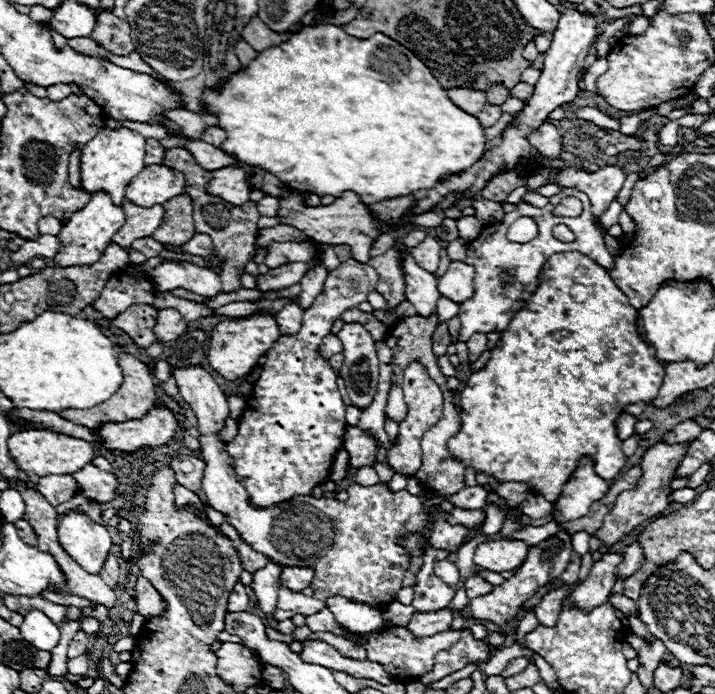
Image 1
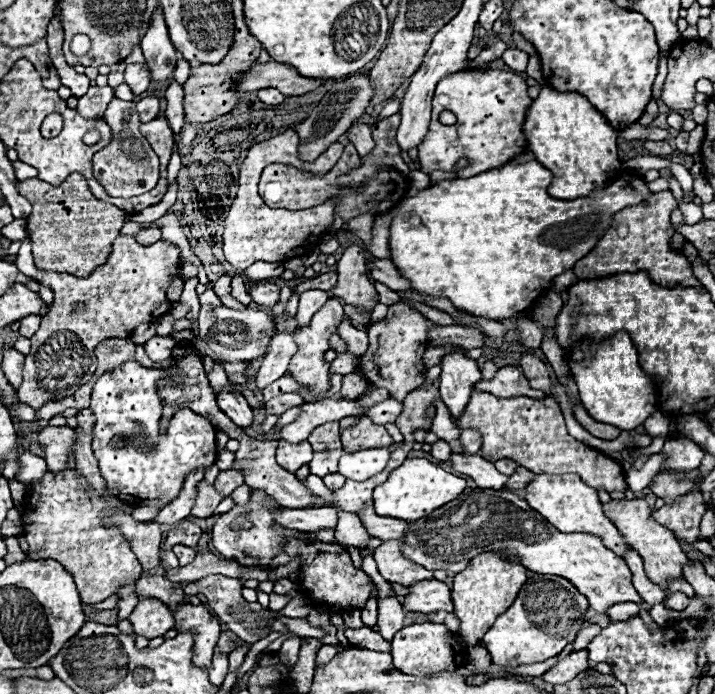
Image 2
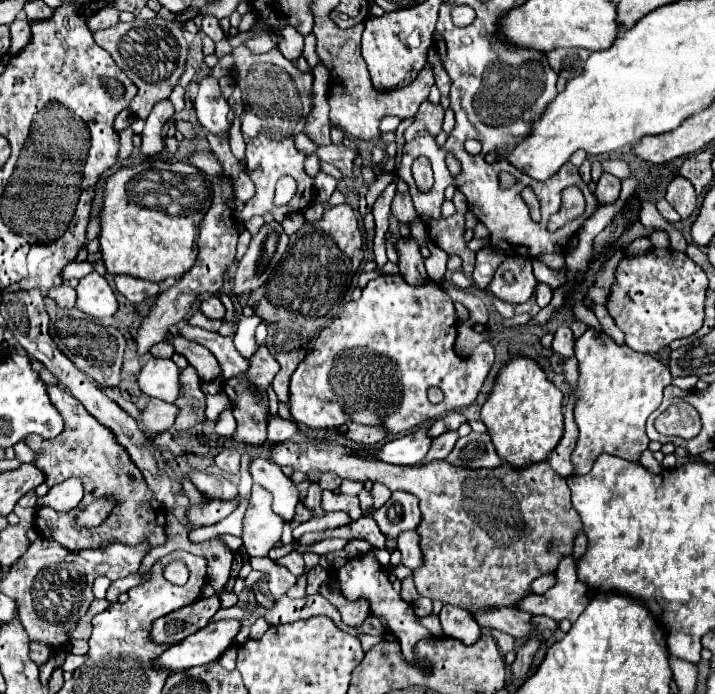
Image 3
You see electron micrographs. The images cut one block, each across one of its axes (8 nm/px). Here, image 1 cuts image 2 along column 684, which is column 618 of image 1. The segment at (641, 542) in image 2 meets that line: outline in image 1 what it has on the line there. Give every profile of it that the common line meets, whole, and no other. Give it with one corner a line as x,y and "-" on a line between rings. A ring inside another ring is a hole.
604,554
598,562
594,562
588,578
580,584
574,586
568,594
570,602
578,608
578,610
594,610
596,606
604,604
606,598
610,596
612,586
616,584
614,578
614,570
616,566
622,562
622,554

